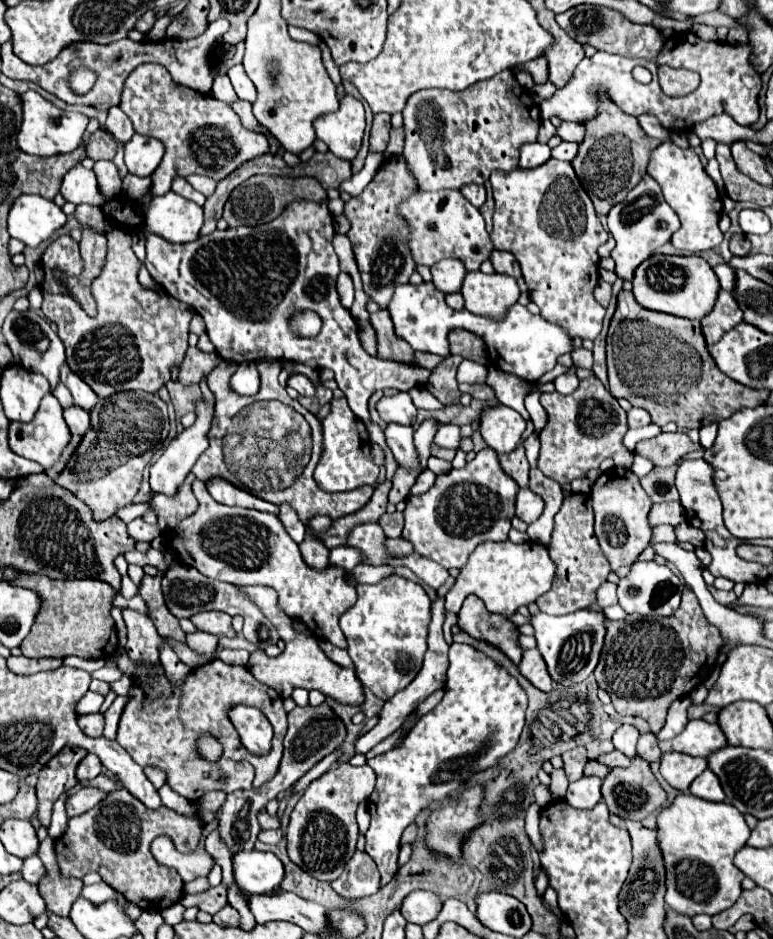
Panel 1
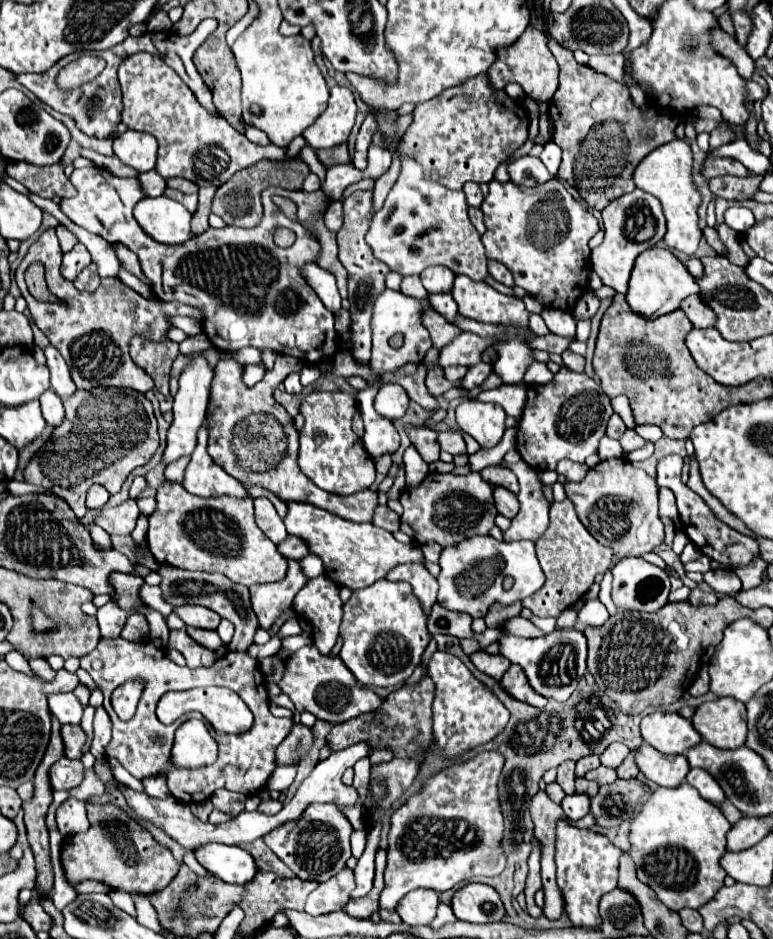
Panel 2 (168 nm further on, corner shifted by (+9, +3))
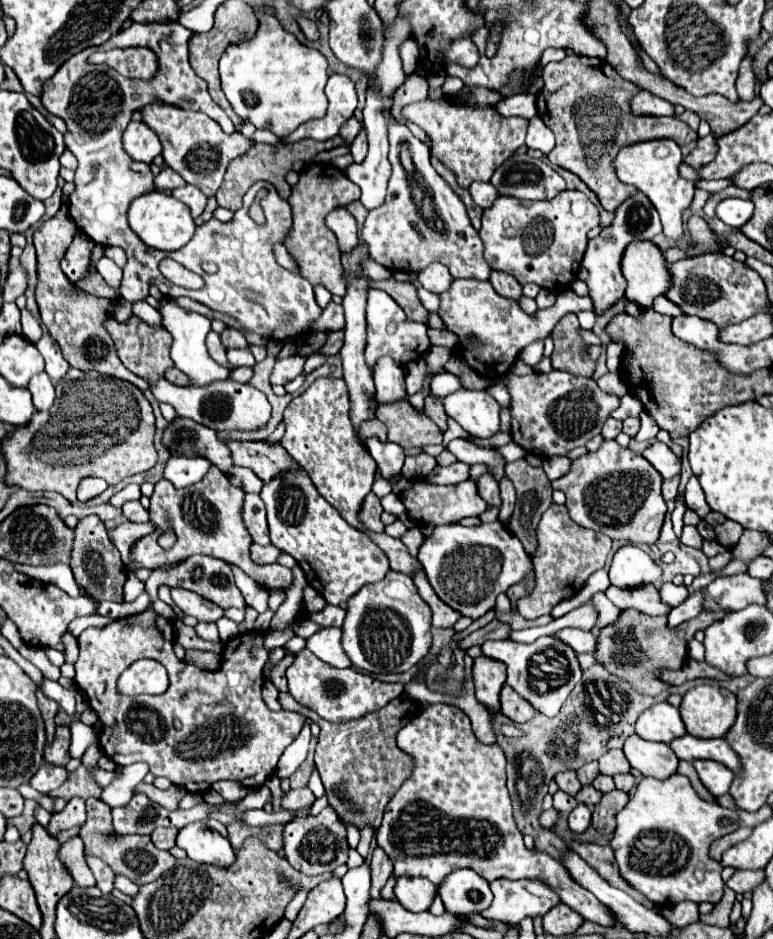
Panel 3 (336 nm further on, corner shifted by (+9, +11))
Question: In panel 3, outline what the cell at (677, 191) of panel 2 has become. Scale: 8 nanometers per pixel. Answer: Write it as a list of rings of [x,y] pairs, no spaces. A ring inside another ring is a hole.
[[[670,139],[642,141],[638,145],[630,145],[630,147],[622,149],[622,153],[618,153],[616,163],[614,163],[620,181],[634,185],[652,201],[652,205],[660,213],[660,219],[664,225],[664,235],[674,241],[686,241],[682,213],[690,207],[692,197],[694,197],[694,185],[690,181],[682,179],[678,173],[680,163],[682,163],[680,147],[676,145],[676,141],[670,141]]]

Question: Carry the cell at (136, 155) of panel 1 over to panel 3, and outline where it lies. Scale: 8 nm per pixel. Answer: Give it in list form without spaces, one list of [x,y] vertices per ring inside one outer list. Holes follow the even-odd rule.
[[[130,123],[122,137],[124,151],[134,159],[142,163],[152,163],[156,155],[160,155],[160,139],[158,135],[146,125],[146,123]]]

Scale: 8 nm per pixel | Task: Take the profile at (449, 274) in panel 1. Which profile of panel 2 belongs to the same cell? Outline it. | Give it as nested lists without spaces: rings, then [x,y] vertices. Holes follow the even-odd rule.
[[[428,267],[420,273],[420,281],[428,293],[450,293],[454,273],[446,267]]]

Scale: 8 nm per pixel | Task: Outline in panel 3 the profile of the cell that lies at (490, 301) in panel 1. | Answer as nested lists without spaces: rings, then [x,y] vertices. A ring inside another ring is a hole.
[[[454,279],[452,287],[440,295],[442,305],[440,305],[440,317],[446,323],[446,327],[460,337],[462,343],[462,357],[464,361],[478,371],[478,375],[488,377],[488,379],[500,379],[510,367],[514,365],[518,353],[540,339],[546,339],[554,325],[572,311],[584,311],[584,309],[594,309],[594,303],[590,297],[578,297],[572,289],[566,293],[558,293],[556,303],[548,309],[536,311],[528,315],[522,311],[522,307],[516,301],[508,301],[506,297],[498,295],[490,281],[478,281],[478,279]],[[476,337],[484,345],[482,347],[468,347],[466,339]]]

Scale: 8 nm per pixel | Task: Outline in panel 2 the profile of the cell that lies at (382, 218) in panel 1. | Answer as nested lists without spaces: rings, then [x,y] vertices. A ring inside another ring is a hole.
[[[356,191],[344,201],[344,225],[338,231],[338,253],[340,263],[348,271],[348,301],[350,301],[350,331],[352,331],[352,357],[360,363],[370,361],[370,347],[372,347],[372,329],[370,329],[370,315],[374,297],[384,291],[384,277],[390,271],[388,265],[378,261],[372,255],[372,249],[366,245],[364,237],[370,225],[370,209],[372,209],[372,191]]]

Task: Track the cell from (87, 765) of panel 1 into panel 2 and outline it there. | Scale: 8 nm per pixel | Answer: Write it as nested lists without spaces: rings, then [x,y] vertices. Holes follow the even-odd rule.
[[[62,757],[60,761],[56,761],[50,767],[50,787],[52,787],[52,791],[78,787],[82,777],[84,777],[84,767],[82,767],[80,759],[70,761],[70,759]]]

